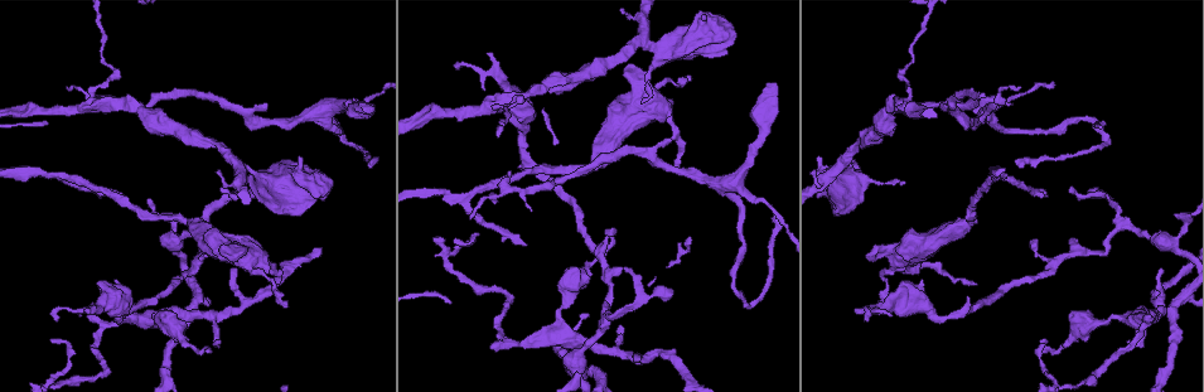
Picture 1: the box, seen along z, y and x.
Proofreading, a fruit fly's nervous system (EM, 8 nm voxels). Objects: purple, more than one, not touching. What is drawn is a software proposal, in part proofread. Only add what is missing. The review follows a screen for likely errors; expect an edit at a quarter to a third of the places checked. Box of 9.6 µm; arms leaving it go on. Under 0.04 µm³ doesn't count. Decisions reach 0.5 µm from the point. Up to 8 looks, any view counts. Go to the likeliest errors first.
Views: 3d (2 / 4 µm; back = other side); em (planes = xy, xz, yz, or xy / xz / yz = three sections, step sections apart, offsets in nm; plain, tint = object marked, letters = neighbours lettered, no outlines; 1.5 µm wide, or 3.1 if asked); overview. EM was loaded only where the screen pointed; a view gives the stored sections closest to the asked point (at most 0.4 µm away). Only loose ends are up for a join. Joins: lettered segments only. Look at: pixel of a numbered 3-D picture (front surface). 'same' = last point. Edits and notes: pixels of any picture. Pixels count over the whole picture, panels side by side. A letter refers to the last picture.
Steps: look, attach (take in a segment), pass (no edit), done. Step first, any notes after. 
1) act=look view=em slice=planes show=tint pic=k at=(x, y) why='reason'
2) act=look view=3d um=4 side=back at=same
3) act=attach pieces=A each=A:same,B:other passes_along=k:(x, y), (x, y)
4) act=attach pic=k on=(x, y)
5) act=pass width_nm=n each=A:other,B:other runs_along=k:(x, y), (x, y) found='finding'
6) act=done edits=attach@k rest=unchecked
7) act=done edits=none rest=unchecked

act=look view=3d um=2 pic=1 at=(976, 112) why='thin end'

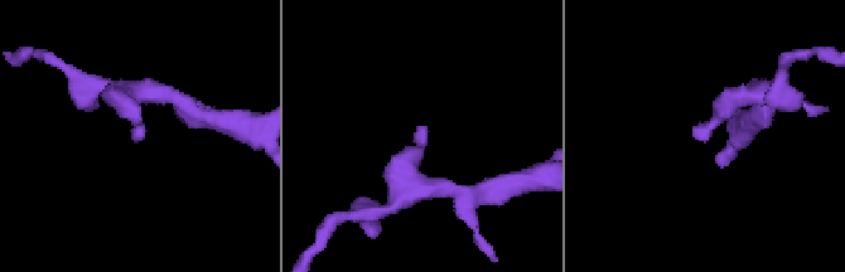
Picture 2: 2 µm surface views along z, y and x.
act=look view=em slice=planes show=plain pic=2 at=(695, 139) why='need the tissue'

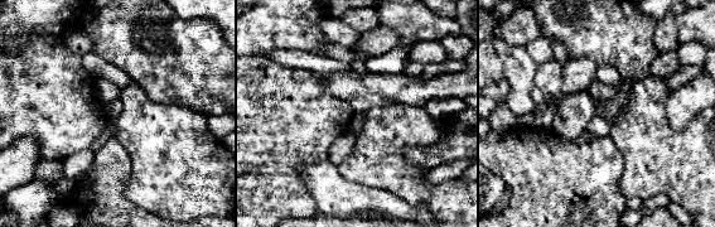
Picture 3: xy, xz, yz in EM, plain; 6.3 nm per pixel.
act=look view=em slice=planes show=letters at=same why='what lies round it'

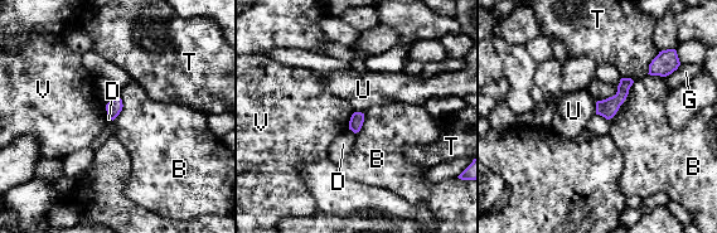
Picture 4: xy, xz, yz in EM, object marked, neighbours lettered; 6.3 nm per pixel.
act=pass longest_contact=B:300nm each=B:other,D:other,G:other,T:other,U:other,V:other found='no lettered segment goes on from it'

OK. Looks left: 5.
act=look view=3d um=2 pic=1 at=(688, 78) why='thin end'

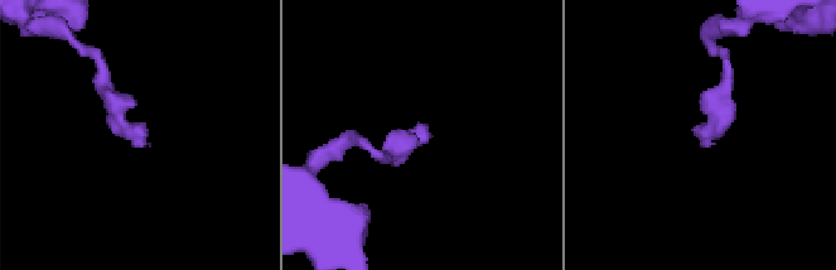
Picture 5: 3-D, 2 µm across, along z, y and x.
act=look view=em slice=planes show=plain pic=5 at=(135, 147) why='shape alone is not enough'

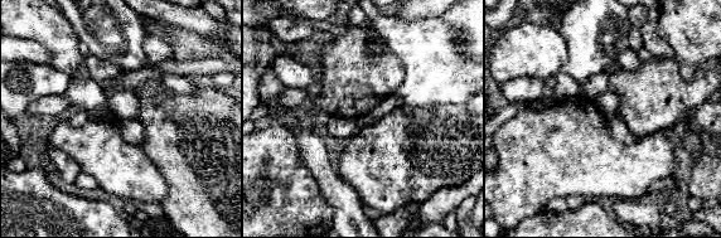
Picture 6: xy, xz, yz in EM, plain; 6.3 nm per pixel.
act=look view=em slice=planes show=letters at=same why='see the neighbours'

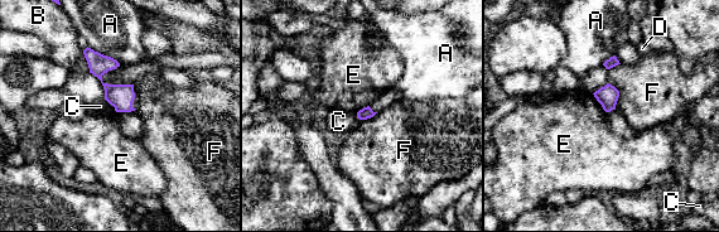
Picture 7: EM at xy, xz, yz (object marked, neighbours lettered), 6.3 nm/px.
act=pass each=A:other,B:other,C:other,D:other,E:other,F:other runs_along=7:(87, 52), (100, 80), (128, 109) found='no lettered segment goes on from it'

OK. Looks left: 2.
act=look view=3d um=2 pic=1 at=(523, 246) why='an open end'

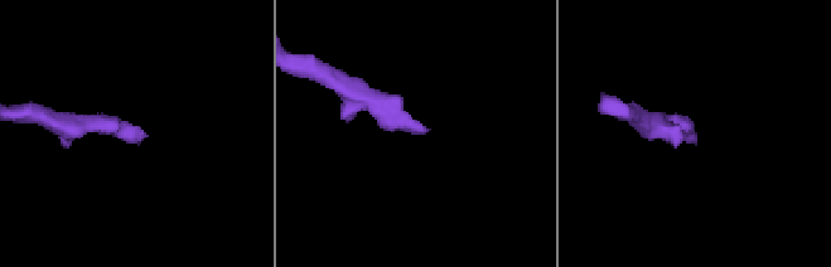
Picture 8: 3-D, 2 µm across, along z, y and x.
act=look view=em slice=planes show=letters pic=8 at=(420, 131) why='need the tissue'

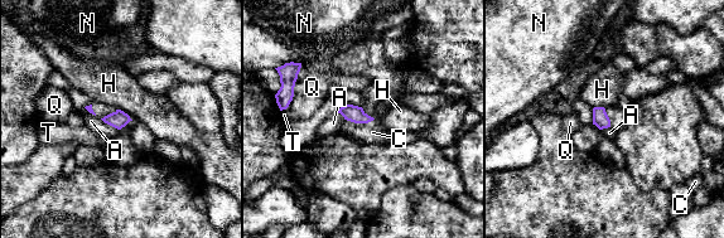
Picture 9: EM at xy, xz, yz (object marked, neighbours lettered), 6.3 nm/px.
act=attach pic=9 on=(372, 132) each=A:other,C:same,H:other,N:other,Q:other,T:other passes_along=9:(353, 113), (360, 122), (372, 132) found='the neuron continues'

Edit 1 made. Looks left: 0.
act=done edits=attach@9 rest=unchecked

